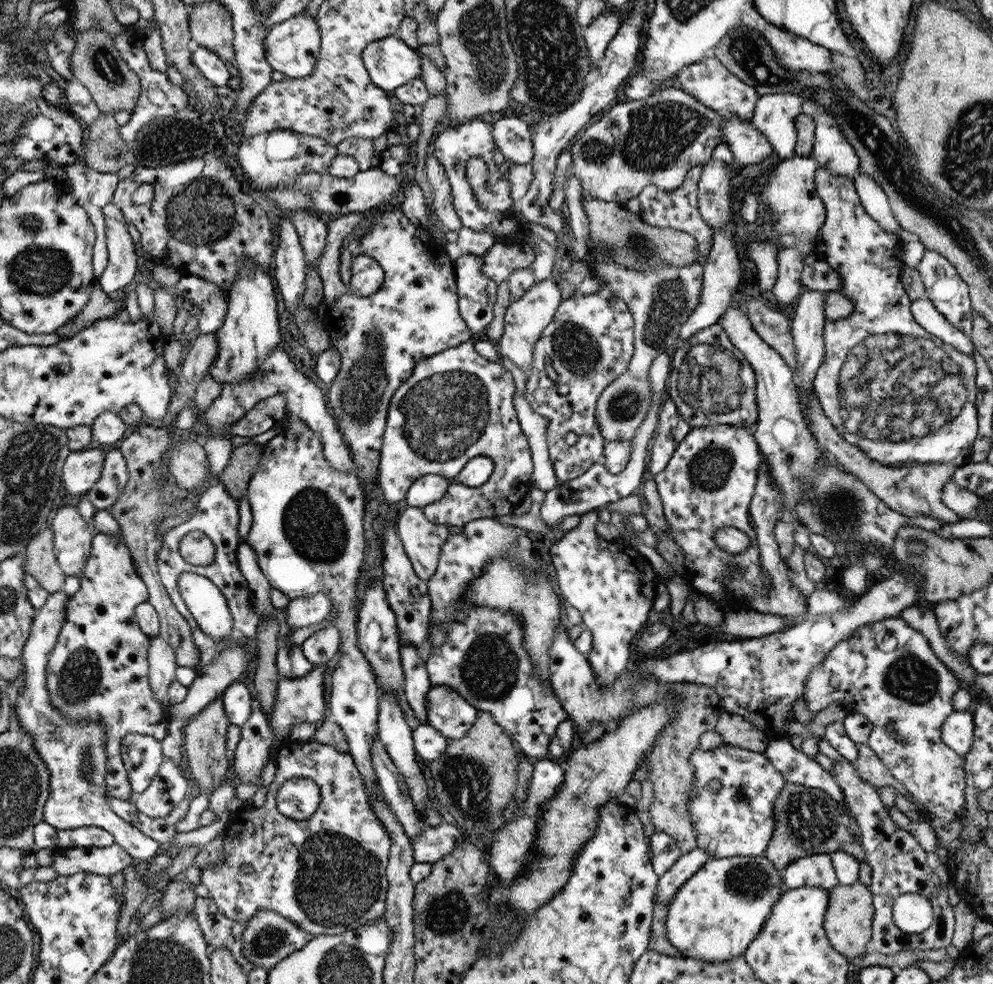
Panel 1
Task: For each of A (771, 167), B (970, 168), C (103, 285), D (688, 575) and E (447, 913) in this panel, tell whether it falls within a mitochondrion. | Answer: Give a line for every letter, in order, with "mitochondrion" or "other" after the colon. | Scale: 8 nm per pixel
A: other
B: mitochondrion
C: other
D: other
E: mitochondrion

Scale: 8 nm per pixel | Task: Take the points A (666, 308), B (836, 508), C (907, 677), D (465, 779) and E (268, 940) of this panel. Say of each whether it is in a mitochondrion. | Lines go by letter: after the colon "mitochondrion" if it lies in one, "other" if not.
A: mitochondrion
B: mitochondrion
C: mitochondrion
D: mitochondrion
E: mitochondrion

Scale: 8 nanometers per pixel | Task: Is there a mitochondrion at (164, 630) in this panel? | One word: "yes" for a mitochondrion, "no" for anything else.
no

